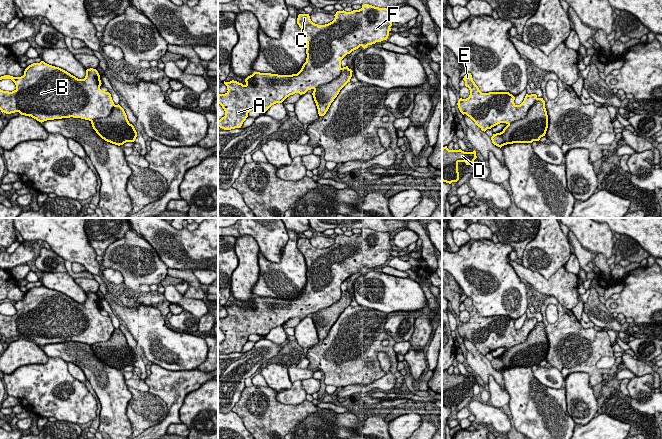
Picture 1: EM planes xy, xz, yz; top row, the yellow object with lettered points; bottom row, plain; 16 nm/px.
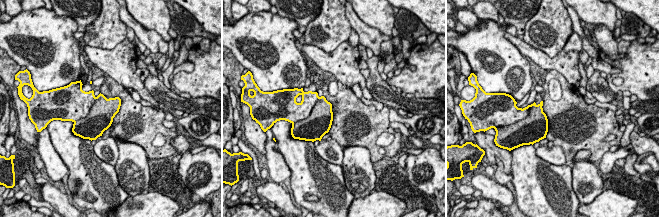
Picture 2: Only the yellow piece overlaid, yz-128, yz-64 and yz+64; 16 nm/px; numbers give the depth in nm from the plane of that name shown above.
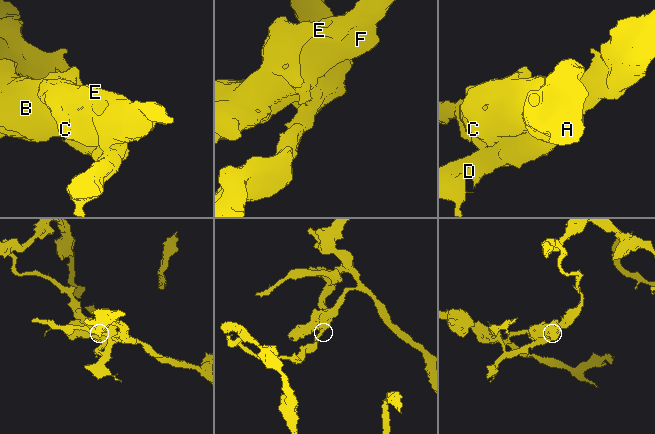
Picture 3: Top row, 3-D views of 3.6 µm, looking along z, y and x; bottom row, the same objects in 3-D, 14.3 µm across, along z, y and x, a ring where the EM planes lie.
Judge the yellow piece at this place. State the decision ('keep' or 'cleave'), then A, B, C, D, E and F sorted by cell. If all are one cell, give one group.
cleave; groups A B C E F / D

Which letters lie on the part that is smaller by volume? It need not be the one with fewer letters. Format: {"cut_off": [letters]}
{"cut_off": ["D"]}

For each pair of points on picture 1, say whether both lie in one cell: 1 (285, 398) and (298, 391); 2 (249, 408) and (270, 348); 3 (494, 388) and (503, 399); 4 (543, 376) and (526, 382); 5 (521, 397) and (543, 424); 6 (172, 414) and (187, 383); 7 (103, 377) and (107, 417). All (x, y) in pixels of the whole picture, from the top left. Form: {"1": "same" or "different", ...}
{"1": "same", "2": "different", "3": "same", "4": "different", "5": "same", "6": "same", "7": "same"}

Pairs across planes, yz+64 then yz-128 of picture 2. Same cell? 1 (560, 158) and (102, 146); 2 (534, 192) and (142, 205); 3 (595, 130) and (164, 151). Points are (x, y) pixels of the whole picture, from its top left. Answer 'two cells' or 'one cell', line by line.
1: one cell
2: two cells
3: one cell

